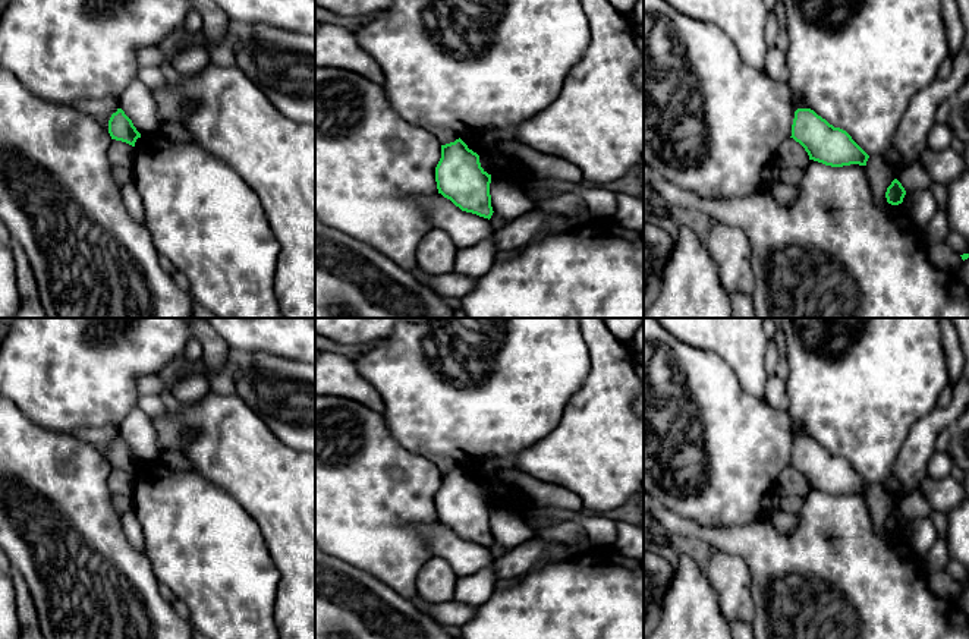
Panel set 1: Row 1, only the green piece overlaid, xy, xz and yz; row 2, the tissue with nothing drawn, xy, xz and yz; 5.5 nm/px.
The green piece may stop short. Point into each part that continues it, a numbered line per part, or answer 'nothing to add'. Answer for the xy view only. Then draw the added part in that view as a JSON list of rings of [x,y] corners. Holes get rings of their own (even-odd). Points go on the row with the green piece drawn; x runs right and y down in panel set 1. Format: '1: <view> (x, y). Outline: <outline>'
nothing to add

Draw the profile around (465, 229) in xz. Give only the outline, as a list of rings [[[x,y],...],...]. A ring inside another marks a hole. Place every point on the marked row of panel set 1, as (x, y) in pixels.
[[[441,193],[421,195],[418,204],[425,210],[431,229],[444,230],[457,249],[465,249],[493,236],[488,218],[462,211]]]

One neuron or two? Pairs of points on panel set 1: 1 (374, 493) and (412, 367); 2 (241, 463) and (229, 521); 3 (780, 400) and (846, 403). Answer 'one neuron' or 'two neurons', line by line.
1: two neurons
2: two neurons
3: two neurons

